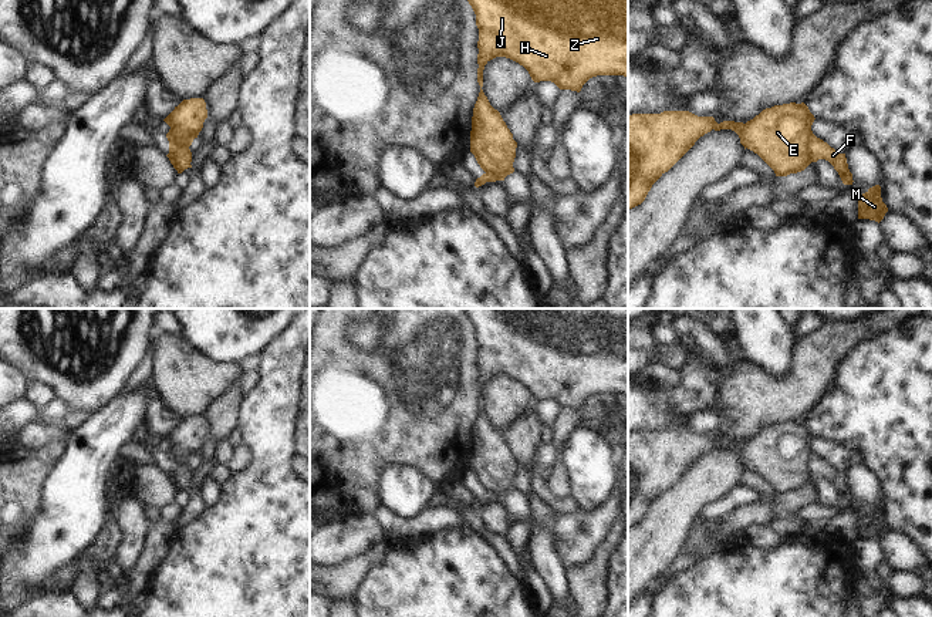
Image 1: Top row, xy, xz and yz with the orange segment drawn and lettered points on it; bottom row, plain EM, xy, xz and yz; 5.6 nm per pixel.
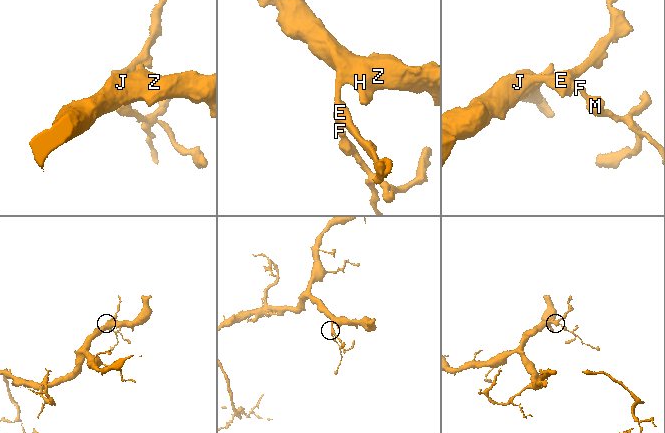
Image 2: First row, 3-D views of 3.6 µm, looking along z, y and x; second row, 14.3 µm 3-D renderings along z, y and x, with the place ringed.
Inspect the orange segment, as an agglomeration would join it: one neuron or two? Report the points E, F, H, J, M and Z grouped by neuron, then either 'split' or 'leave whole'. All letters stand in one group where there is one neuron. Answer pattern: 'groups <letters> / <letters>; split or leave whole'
groups E H J Z / F M; split

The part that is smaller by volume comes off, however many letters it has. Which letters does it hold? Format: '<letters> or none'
F, M

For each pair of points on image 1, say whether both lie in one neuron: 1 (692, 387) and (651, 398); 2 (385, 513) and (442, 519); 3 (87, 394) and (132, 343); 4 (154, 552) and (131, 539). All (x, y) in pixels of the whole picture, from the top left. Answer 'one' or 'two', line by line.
1: one
2: one
3: one
4: two

